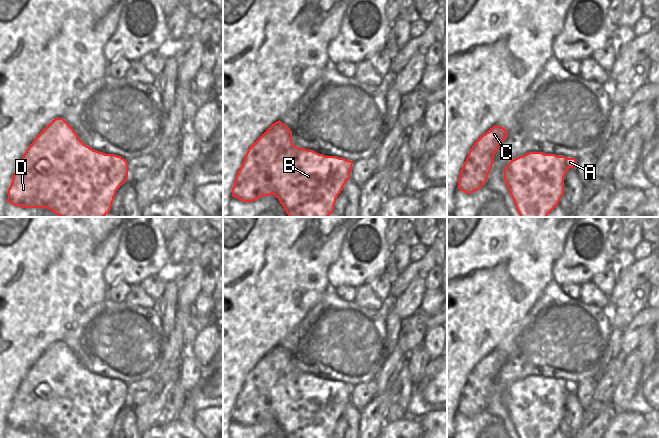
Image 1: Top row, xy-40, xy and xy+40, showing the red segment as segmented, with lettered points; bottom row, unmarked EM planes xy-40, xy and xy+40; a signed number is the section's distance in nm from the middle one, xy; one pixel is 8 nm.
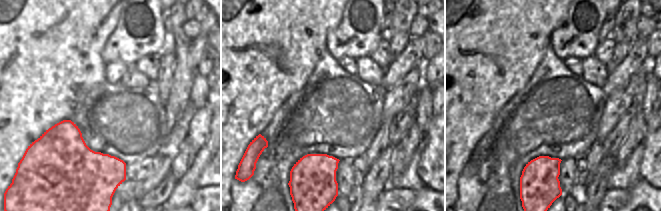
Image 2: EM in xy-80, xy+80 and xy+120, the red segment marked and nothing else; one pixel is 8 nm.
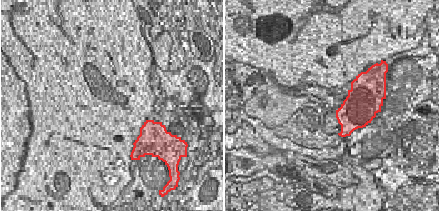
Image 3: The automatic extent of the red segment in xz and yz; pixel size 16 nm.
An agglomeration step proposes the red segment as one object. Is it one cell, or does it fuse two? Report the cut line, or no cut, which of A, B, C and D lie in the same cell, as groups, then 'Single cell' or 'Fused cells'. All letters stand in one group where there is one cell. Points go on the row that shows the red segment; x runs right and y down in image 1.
No split. Groups: A B C D. Single cell.

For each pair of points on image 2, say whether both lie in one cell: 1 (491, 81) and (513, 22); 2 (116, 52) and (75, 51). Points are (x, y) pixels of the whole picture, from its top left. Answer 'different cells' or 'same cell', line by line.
1: same cell
2: different cells

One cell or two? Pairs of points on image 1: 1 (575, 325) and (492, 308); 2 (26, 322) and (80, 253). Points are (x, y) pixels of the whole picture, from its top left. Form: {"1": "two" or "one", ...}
{"1": "two", "2": "one"}

